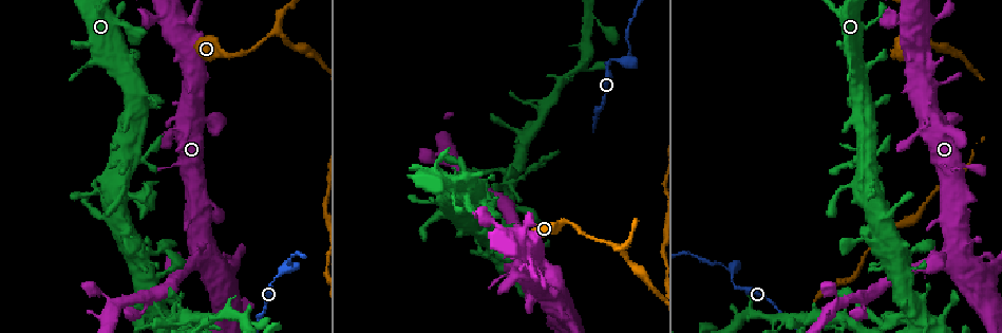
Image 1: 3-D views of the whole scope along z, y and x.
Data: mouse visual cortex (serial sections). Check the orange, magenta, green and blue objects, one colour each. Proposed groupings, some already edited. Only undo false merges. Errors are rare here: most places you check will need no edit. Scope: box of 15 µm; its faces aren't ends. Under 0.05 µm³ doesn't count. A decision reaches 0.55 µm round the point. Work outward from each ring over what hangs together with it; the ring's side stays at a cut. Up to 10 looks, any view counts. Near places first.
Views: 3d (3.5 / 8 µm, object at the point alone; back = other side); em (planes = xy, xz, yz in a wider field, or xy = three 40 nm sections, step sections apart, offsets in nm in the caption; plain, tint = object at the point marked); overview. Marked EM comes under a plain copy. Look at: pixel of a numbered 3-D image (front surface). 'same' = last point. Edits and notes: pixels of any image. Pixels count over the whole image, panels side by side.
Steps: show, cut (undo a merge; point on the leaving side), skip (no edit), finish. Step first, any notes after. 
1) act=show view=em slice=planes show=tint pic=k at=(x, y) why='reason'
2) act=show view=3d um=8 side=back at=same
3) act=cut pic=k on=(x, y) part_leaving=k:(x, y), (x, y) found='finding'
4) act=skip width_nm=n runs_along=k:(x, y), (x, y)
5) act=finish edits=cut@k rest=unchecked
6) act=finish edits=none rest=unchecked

act=show view=em slice=xy step=5 show=tint pic=1 at=(468, 179) why='sharp bend'

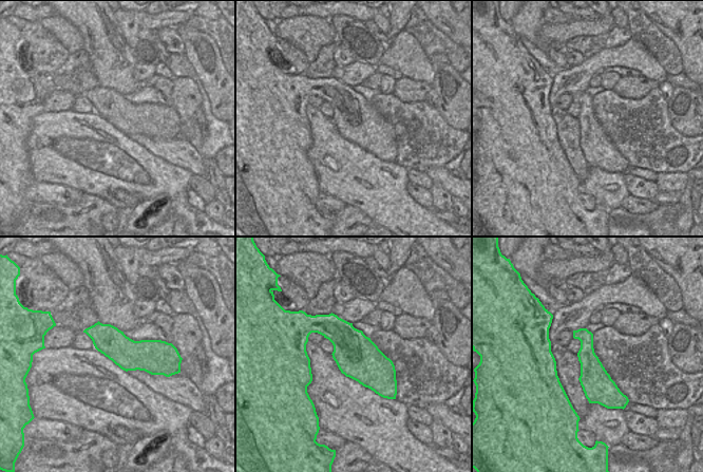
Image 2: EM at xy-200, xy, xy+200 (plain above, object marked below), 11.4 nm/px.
act=show view=3d um=3.5 at=same why='wider look'

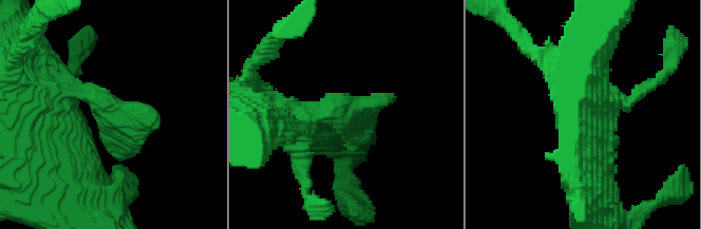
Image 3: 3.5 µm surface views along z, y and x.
act=skip runs_along=3:(57, 97), (93, 94), (135, 155) found='continuous, no second cell'

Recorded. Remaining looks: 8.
act=show view=3d um=3.5 pic=1 at=(868, 231) why='thin neck'

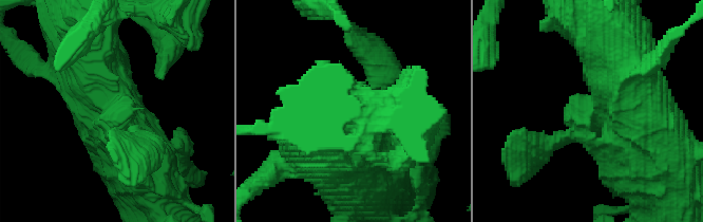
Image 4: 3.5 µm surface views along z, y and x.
act=show view=em slice=xy step=2 show=tint pic=4 at=(593, 110) why='now the EM'

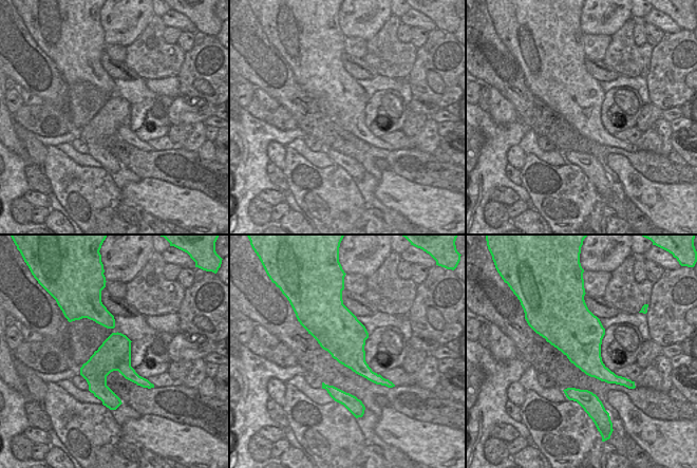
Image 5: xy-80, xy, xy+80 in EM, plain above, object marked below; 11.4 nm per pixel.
act=skip width_nm=500 runs_along=4:(605, 66), (659, 141), (665, 180) found='continuous, no second cell'

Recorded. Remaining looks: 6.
act=show view=3d um=3.5 pic=1 at=(140, 196) why='sharp bend'

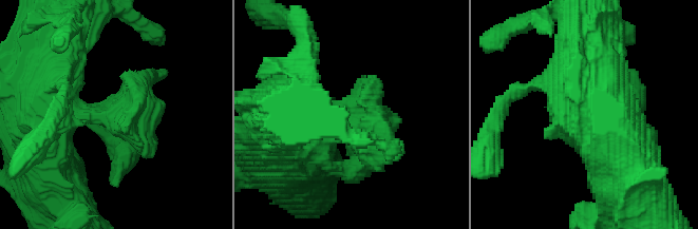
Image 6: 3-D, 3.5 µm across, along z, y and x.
act=show view=em slice=xy step=1 show=tint pic=6 at=(363, 128) why='now the EM'

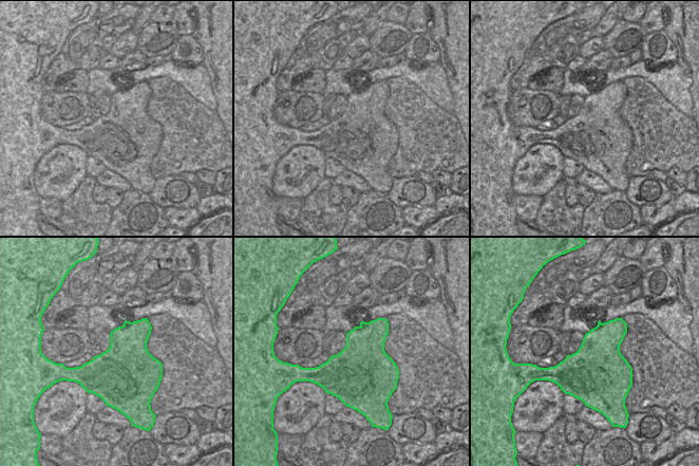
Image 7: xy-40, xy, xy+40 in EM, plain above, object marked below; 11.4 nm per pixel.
act=skip found='all the same cell'

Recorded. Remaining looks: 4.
act=show view=3d um=3.5 pic=1 at=(733, 267) why='branch point'

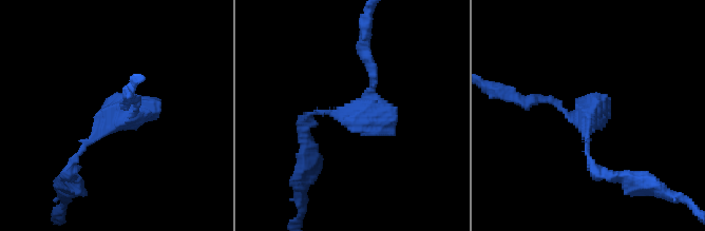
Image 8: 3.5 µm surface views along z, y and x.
act=show view=em slice=xy step=2 show=tint pic=8 at=(360, 112)

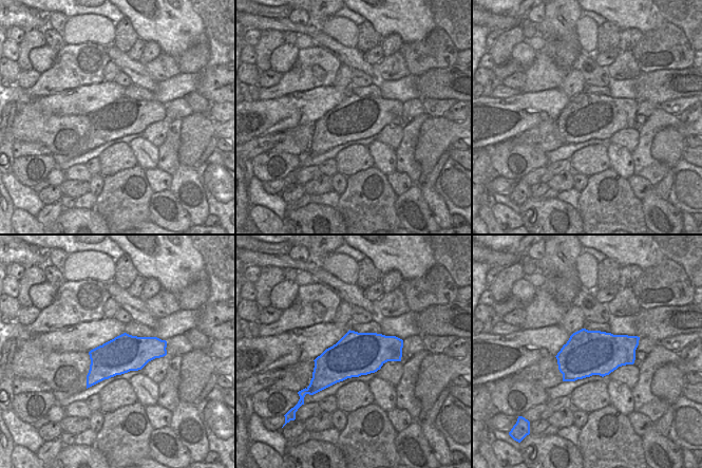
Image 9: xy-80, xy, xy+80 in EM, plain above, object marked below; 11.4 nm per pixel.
act=skip runs_along=8:(308, 115), (370, 102), (364, 54) found='one cell here'

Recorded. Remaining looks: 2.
act=finish edits=none rest=unchecked

